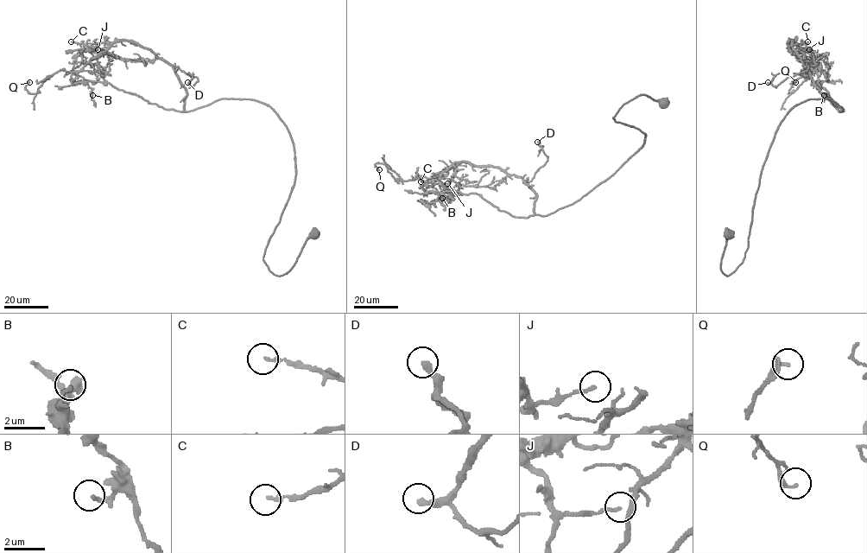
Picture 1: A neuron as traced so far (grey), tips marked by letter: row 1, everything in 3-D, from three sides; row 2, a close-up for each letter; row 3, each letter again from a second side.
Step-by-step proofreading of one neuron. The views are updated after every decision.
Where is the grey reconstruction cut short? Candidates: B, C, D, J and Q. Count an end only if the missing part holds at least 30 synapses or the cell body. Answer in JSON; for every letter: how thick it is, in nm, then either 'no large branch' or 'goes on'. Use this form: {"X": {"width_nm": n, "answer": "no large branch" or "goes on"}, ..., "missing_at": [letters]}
{"B": {"width_nm": 130, "answer": "no large branch"}, "C": {"width_nm": 140, "answer": "no large branch"}, "D": {"width_nm": 300, "answer": "no large branch"}, "J": {"width_nm": 100, "answer": "no large branch"}, "Q": {"width_nm": 190, "answer": "no large branch"}, "missing_at": []}

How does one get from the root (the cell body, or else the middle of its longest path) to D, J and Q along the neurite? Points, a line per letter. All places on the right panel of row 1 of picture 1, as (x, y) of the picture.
D: (728, 233), (726, 276), (744, 258), (781, 120), (810, 99), (841, 110), (807, 66), (768, 82)
J: (728, 233), (726, 276), (744, 258), (781, 120), (810, 99), (844, 111), (819, 92), (809, 49)
Q: (728, 233), (726, 276), (744, 258), (781, 120), (810, 99), (844, 111), (818, 71), (789, 93), (795, 82)

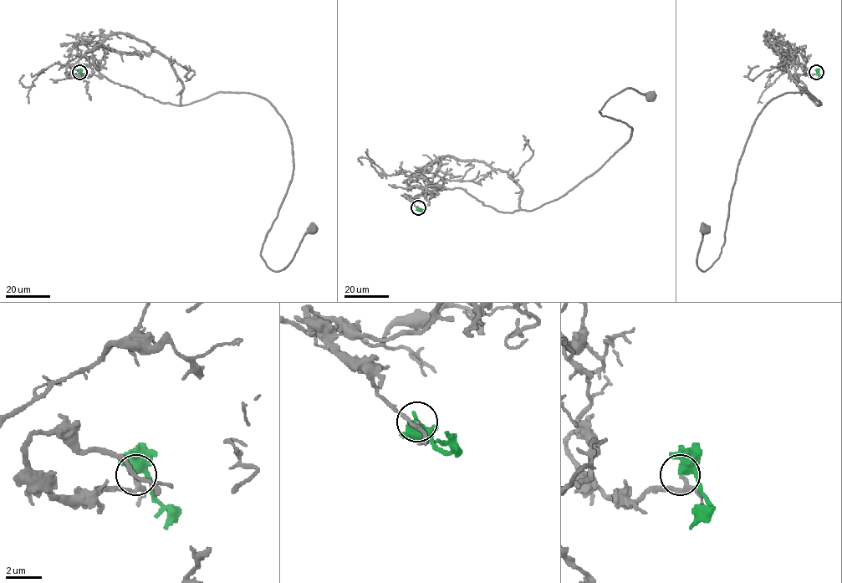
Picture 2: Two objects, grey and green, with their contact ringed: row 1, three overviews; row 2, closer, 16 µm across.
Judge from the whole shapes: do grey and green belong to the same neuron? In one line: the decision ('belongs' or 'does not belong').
does not belong

